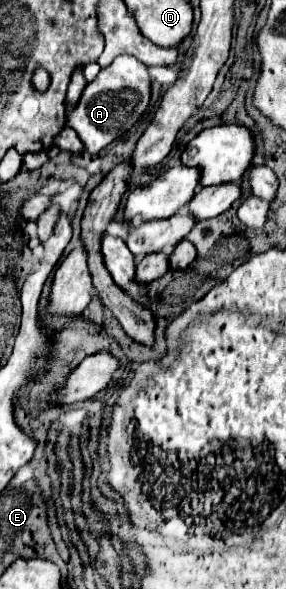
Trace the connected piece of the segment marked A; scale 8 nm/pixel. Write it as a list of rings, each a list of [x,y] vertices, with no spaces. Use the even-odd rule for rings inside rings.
[[[119,55],[111,65],[99,71],[95,81],[87,83],[79,105],[69,113],[67,125],[73,127],[89,153],[99,153],[117,137],[125,135],[149,109],[151,77],[149,67],[131,55]]]

